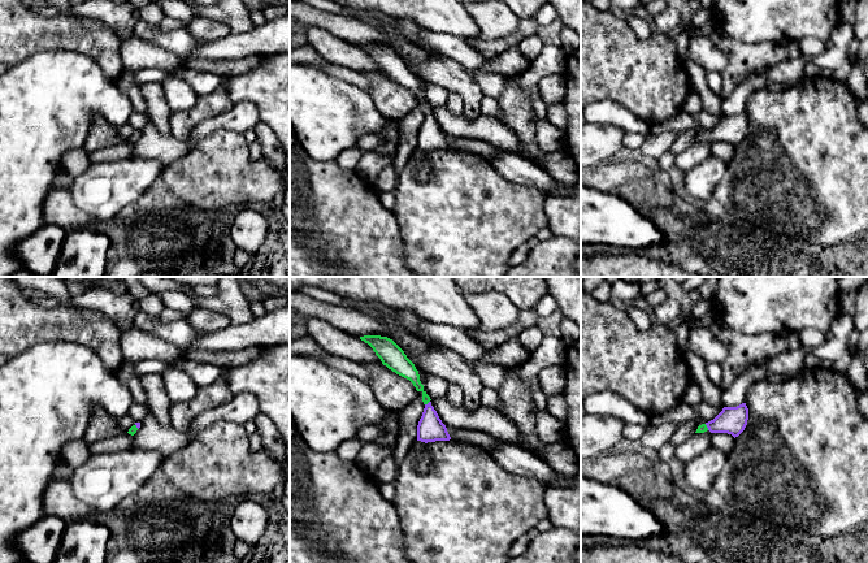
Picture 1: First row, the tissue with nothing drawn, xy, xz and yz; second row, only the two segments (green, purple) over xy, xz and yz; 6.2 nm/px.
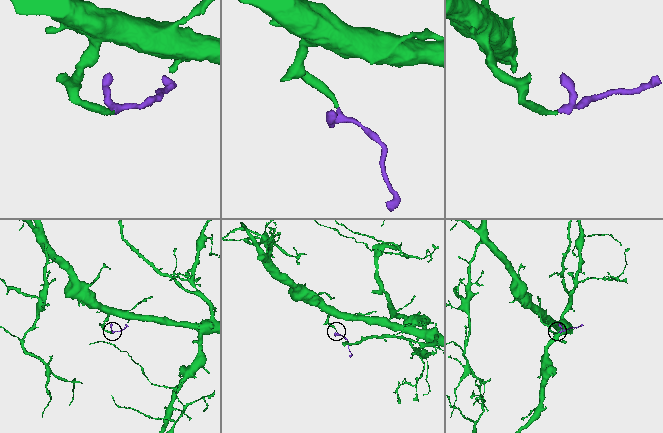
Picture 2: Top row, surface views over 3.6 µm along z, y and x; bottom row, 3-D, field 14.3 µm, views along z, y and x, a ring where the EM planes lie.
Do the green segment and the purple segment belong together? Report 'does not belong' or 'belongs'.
belongs

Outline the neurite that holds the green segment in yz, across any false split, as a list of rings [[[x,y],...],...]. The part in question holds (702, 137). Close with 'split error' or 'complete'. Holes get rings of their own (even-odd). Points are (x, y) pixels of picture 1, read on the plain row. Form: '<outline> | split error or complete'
[[[746,112],[737,116],[724,116],[722,120],[711,130],[698,135],[695,142],[728,142],[734,147],[746,137],[748,129],[748,117]]] | split error

